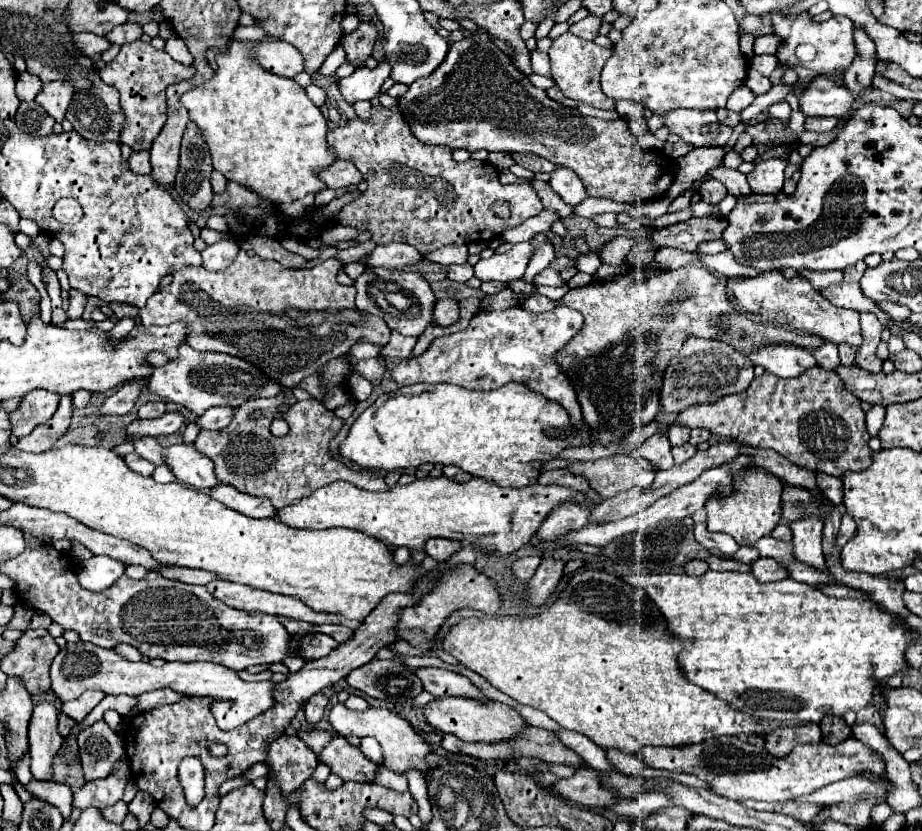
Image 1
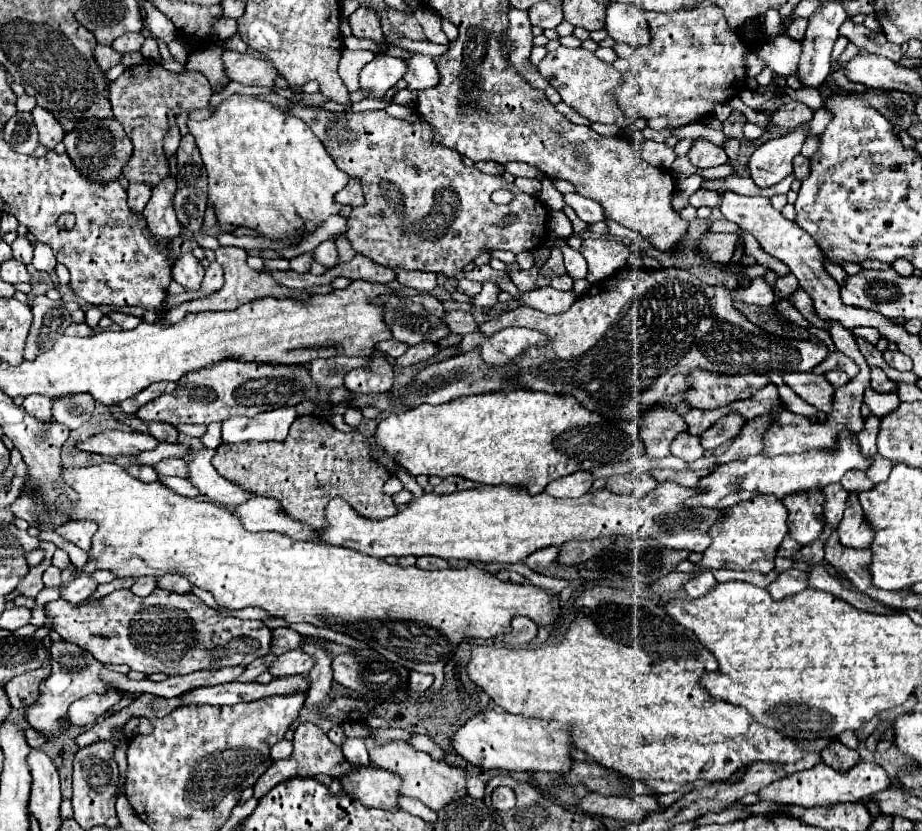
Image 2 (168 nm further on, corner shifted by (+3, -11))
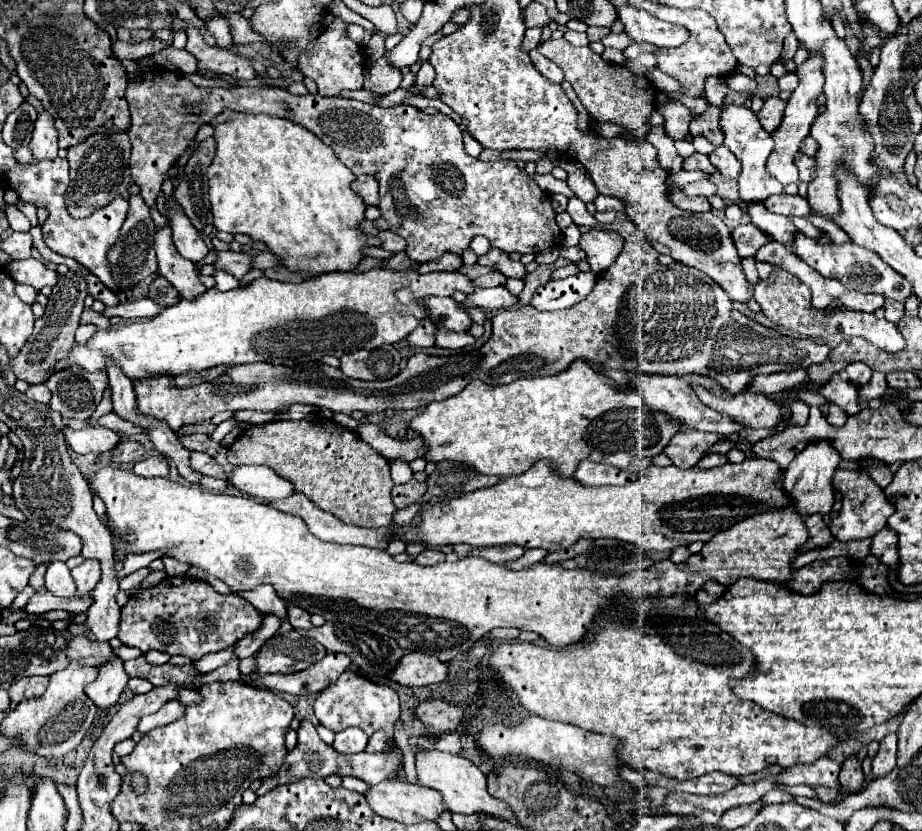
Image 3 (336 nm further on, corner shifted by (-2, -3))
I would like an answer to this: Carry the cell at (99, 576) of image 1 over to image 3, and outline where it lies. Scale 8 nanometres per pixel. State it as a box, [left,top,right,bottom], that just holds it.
[46,561,76,597]

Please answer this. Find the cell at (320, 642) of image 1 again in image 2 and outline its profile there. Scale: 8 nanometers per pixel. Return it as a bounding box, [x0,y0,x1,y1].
[269,649,313,677]

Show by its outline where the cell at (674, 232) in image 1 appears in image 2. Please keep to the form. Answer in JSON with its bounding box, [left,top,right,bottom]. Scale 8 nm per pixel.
[707,233,739,263]

